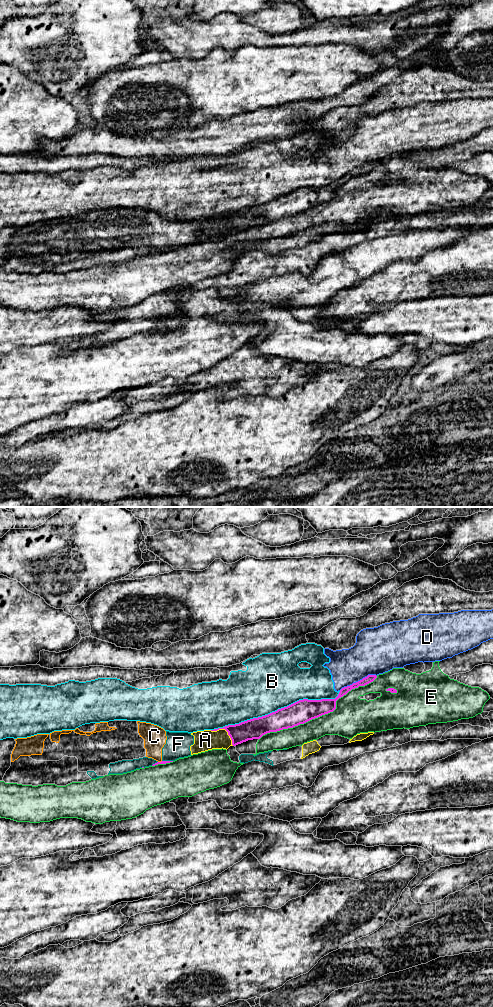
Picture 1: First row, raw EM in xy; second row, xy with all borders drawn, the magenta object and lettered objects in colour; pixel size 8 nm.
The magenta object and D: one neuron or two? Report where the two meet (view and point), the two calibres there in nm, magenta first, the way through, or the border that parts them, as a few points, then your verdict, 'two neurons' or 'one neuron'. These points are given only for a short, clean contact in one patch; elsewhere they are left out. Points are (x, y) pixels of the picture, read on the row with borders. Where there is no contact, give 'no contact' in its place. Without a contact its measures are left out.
xy (358, 681) | 60/340 nm | along xy (376, 675), (367, 675), (339, 690) | two neurons

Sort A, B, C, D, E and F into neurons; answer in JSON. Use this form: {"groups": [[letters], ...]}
{"groups": [["A", "C", "F"], ["B", "D"], ["E"]]}

